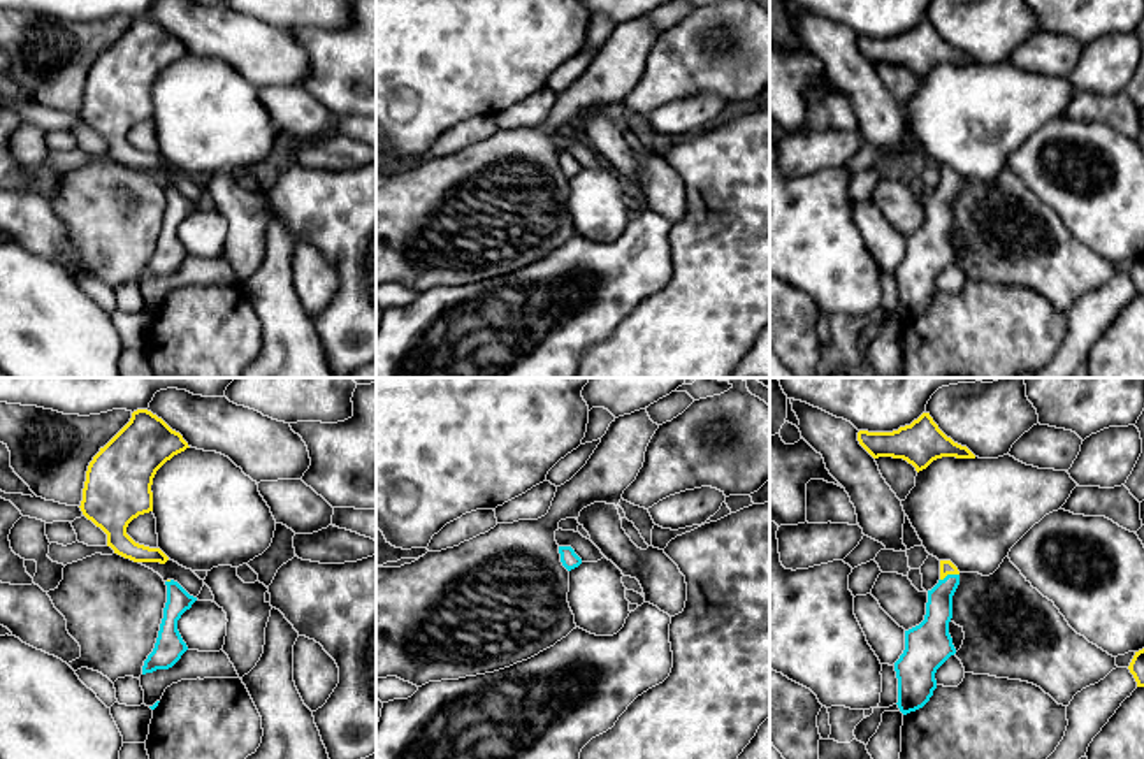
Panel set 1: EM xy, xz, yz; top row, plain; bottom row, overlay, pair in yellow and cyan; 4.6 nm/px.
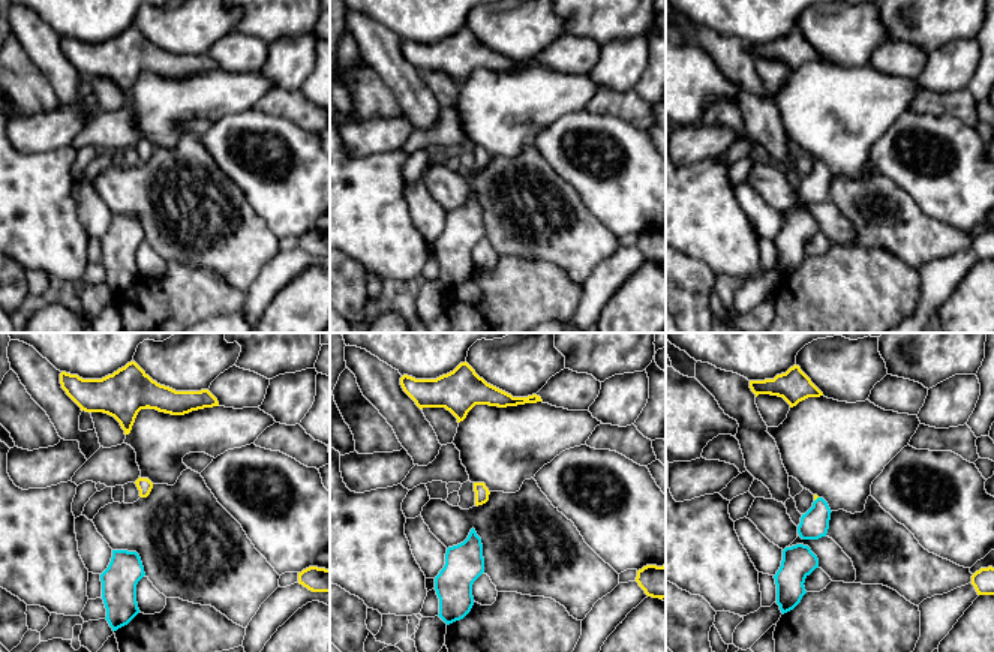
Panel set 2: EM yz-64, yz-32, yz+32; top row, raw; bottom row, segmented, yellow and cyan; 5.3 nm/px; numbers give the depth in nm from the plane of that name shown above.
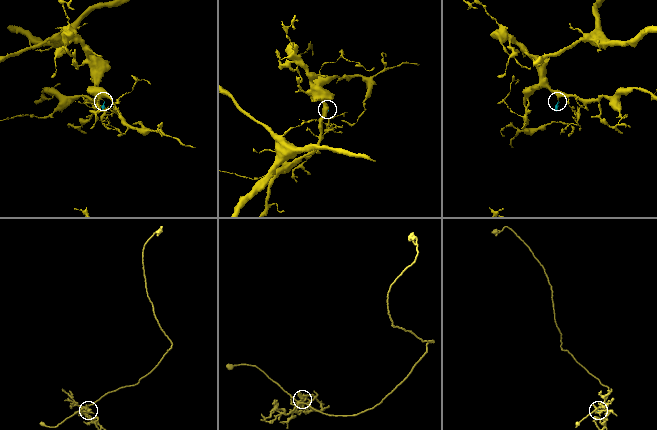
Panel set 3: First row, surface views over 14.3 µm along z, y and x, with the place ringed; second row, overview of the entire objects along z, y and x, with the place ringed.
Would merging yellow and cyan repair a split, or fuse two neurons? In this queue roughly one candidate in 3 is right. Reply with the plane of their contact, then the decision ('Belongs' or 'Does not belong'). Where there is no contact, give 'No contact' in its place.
Touches yellow in yz. Belongs

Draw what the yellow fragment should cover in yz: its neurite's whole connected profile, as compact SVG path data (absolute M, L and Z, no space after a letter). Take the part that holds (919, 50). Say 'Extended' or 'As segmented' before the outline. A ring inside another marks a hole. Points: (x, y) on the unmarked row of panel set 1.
As segmented. M923 19L910 32L893 39L859 37L858 47L873 65L903 65L912 70L917 79L942 63L975 65L967 53L947 44L930 19Z

